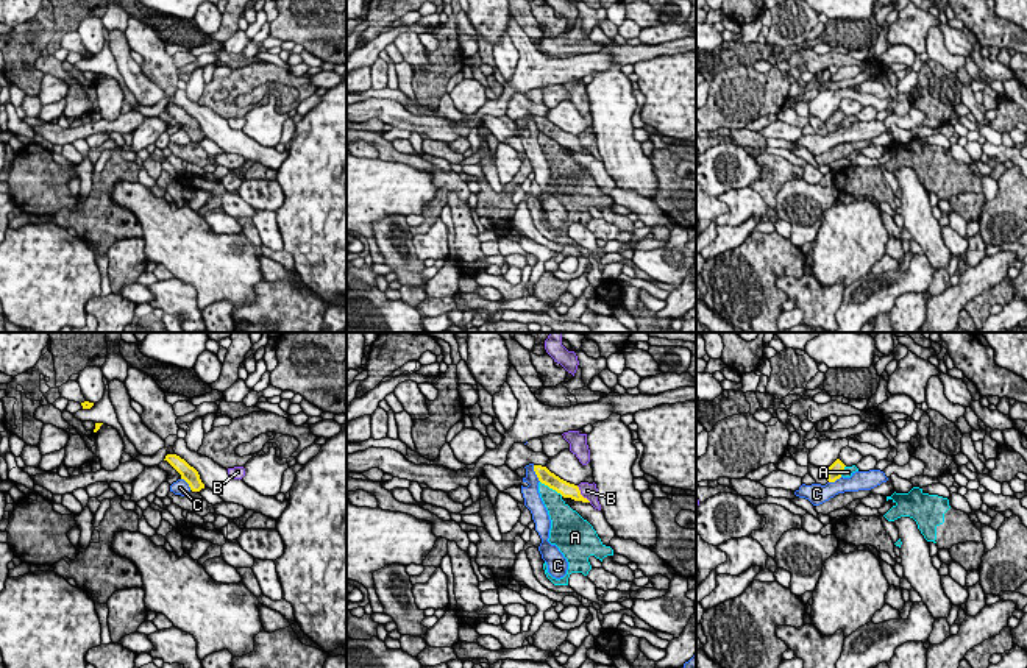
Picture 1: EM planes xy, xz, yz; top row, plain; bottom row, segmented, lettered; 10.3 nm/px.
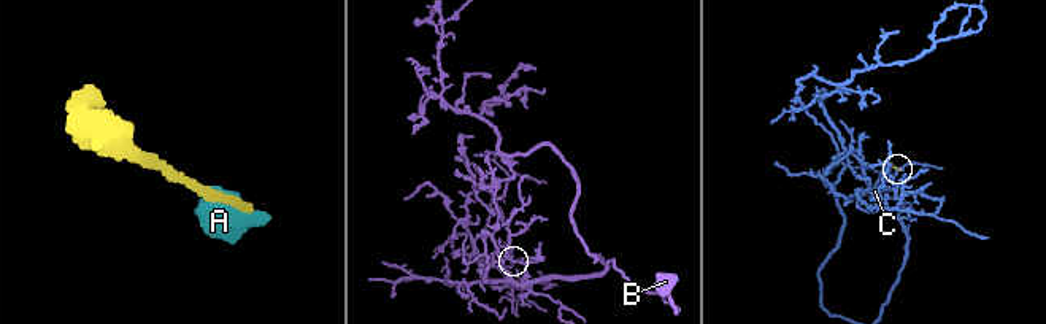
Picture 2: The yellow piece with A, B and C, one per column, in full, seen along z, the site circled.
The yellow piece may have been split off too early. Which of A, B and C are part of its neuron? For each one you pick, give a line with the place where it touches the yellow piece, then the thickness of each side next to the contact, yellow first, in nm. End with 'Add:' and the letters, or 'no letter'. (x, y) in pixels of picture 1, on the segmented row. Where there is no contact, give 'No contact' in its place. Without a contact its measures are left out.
Add: no letter

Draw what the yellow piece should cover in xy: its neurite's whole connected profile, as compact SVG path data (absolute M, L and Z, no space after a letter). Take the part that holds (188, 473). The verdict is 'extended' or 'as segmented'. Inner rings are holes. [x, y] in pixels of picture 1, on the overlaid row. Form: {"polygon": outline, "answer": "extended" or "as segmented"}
{"polygon": "M167 454L164 460L167 460L181 474L181 479L189 484L192 492L200 492L201 489L204 489L198 471L190 467L184 459L176 454Z", "answer": "as segmented"}

